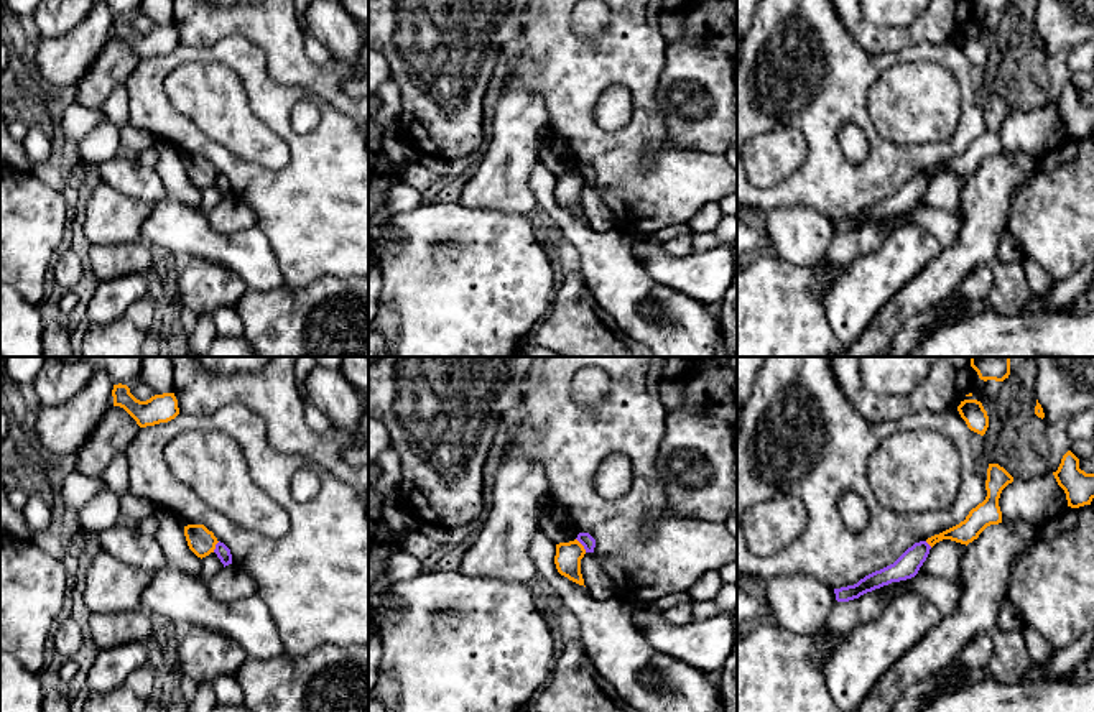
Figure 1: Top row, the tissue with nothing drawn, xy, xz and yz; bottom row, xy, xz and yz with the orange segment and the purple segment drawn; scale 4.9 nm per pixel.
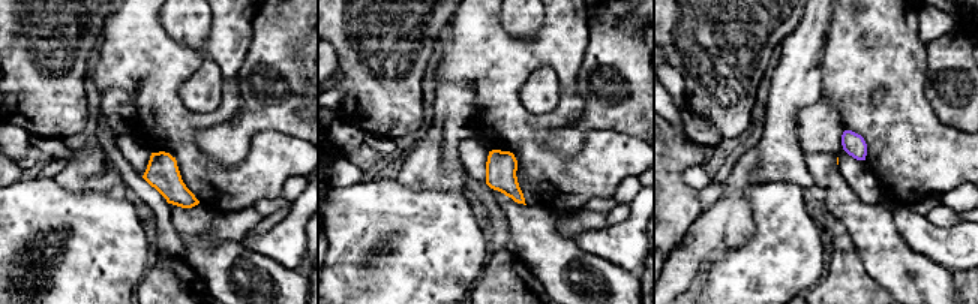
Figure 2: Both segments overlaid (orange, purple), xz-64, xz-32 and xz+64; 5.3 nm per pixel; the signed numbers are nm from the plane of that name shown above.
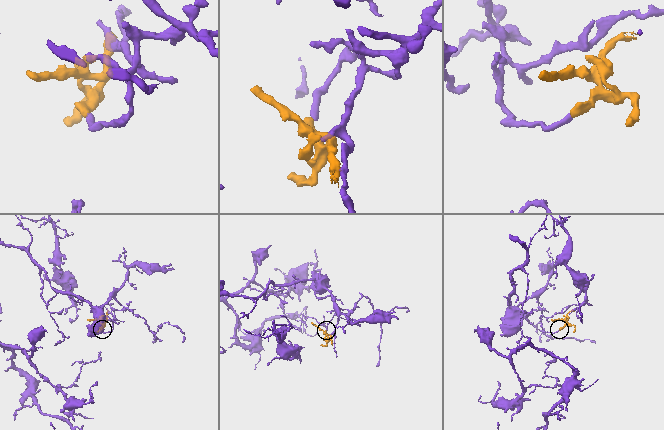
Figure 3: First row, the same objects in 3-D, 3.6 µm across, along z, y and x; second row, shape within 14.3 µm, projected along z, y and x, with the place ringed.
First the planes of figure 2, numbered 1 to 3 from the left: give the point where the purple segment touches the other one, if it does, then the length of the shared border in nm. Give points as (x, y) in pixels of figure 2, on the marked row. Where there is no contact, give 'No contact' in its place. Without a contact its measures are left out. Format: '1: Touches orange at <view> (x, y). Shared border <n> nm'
1: No contact
2: No contact
3: No contact

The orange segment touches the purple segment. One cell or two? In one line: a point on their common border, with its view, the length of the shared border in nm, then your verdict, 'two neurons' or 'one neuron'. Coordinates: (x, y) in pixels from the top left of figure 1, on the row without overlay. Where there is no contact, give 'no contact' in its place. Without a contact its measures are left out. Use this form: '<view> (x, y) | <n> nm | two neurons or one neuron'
xz (581, 176) | 90 nm | two neurons

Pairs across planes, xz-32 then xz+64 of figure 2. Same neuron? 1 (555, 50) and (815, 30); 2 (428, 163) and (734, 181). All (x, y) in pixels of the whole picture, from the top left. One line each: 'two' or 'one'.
1: two
2: two

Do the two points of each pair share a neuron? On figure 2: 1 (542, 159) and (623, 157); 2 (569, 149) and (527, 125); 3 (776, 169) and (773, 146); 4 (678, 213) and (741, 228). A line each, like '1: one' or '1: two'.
1: one
2: two
3: one
4: two

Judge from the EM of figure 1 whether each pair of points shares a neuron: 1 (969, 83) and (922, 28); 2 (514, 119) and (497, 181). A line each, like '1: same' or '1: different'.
1: different
2: same

